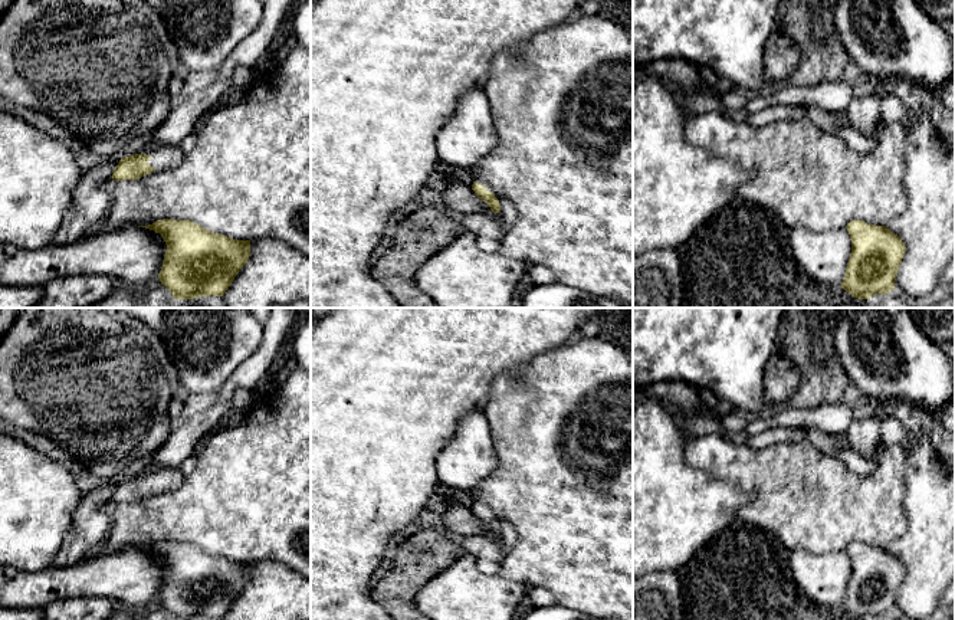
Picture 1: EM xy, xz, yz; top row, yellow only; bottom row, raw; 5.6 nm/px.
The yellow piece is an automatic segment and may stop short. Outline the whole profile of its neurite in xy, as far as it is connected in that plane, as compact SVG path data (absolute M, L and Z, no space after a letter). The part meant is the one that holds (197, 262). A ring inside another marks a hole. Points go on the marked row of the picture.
M164 219L138 227L154 230L164 237L167 252L158 279L173 293L174 299L223 296L250 256L250 240L236 240L213 233L190 220Z

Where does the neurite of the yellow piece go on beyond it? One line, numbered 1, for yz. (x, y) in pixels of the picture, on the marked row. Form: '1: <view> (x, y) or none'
1: none

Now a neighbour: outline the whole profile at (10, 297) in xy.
M0 286L0 308L36 308L43 286Z

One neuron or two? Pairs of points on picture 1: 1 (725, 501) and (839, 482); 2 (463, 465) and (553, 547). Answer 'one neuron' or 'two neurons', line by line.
1: two neurons
2: two neurons

